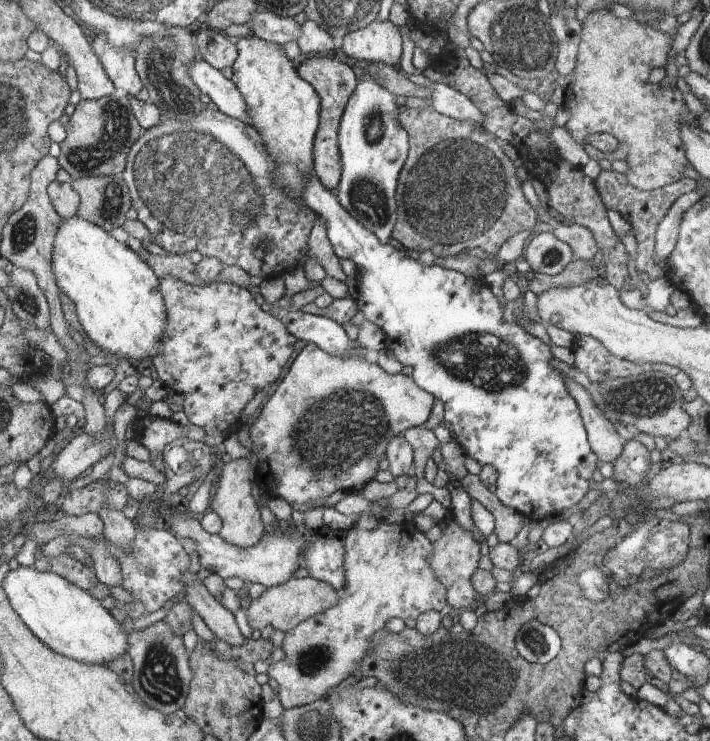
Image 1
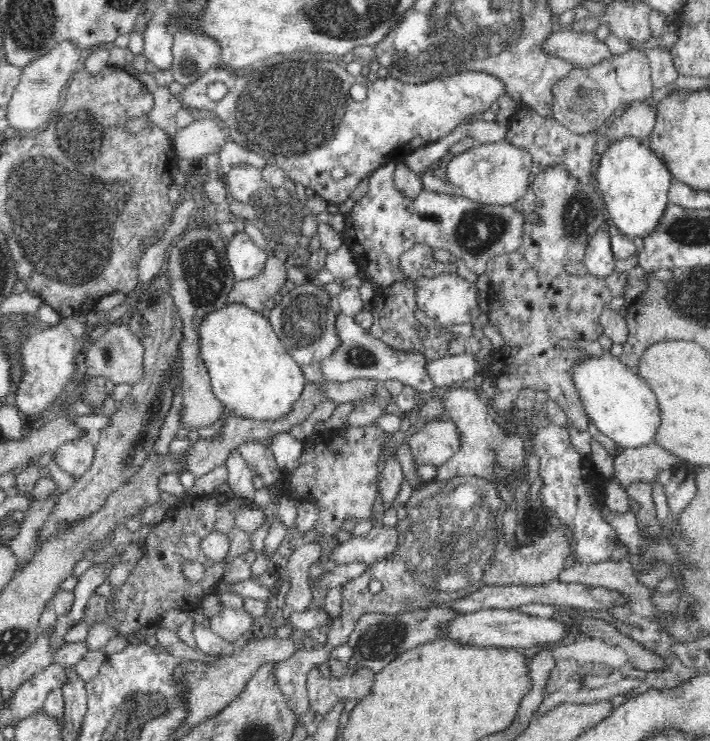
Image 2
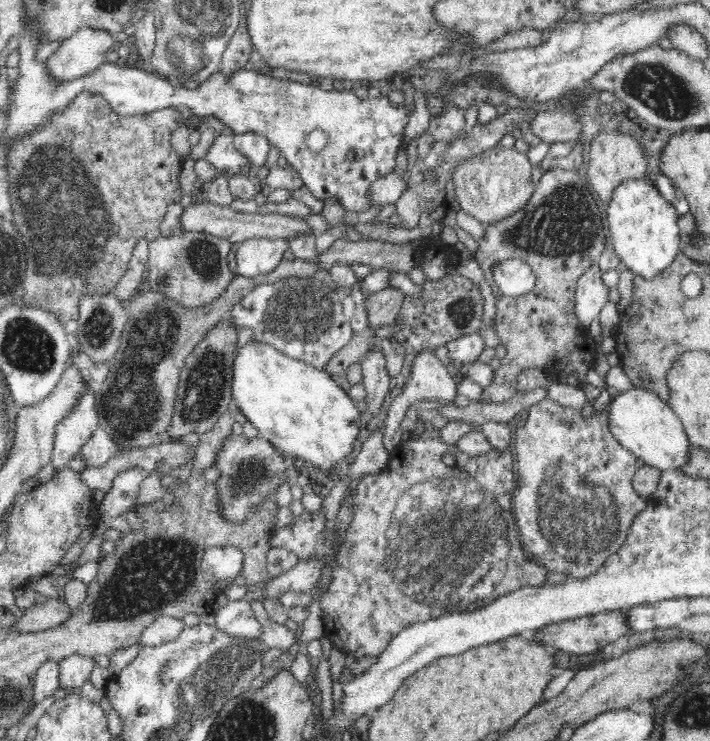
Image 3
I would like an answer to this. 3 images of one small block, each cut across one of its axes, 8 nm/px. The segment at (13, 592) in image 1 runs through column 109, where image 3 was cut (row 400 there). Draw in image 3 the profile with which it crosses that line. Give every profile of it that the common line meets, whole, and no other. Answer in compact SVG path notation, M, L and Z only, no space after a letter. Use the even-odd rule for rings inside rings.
M628 385L620 389L620 393L609 402L607 425L613 437L637 458L642 458L644 464L650 465L660 472L675 470L683 472L683 466L689 455L689 442L682 422L671 408L652 391Z

